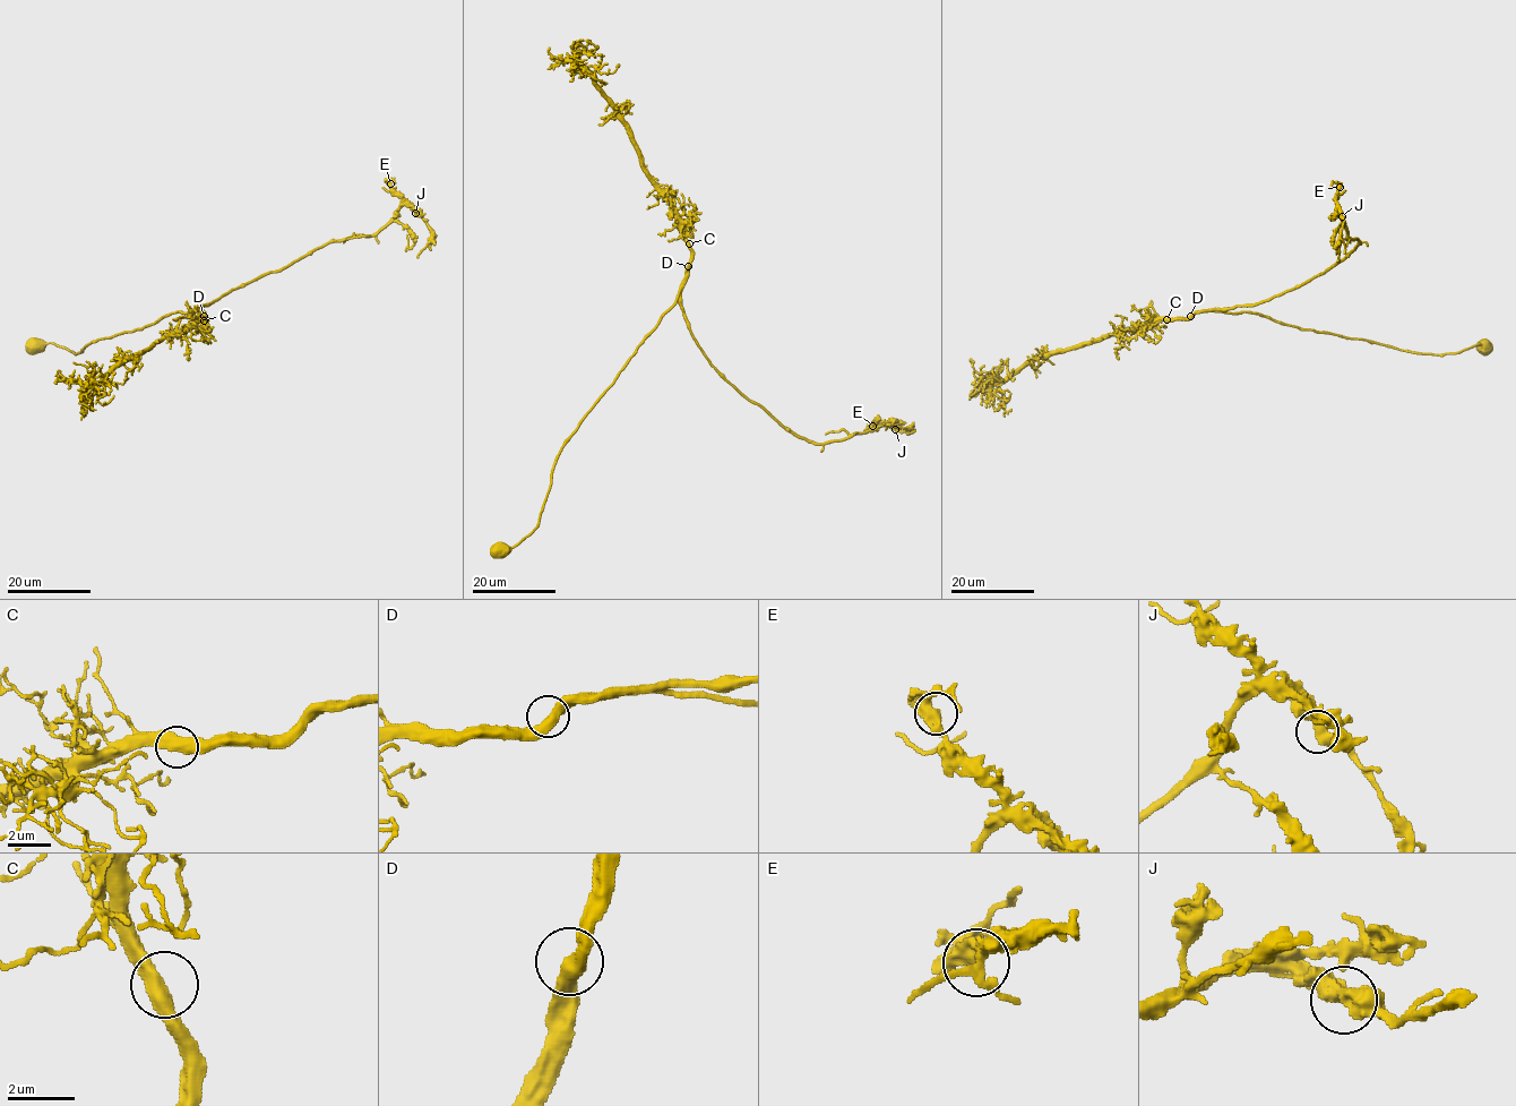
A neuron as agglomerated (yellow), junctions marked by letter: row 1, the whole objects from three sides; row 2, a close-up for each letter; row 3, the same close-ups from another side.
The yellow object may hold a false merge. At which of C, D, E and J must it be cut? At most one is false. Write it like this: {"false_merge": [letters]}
{"false_merge": []}

